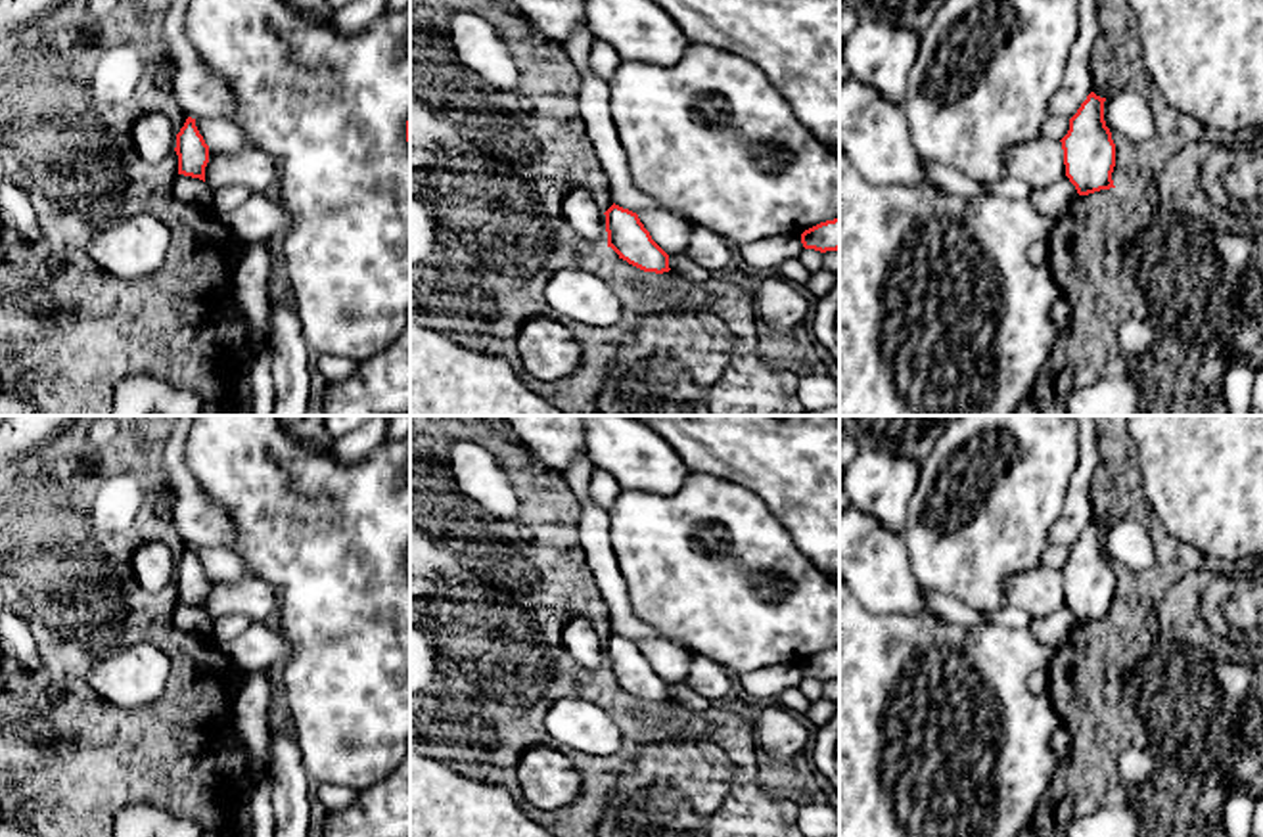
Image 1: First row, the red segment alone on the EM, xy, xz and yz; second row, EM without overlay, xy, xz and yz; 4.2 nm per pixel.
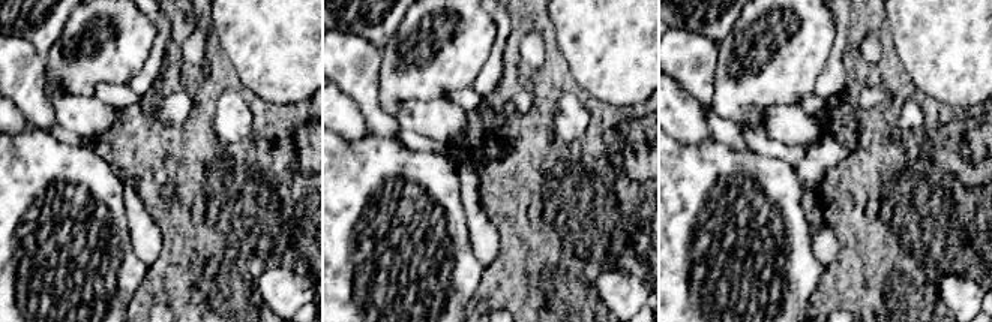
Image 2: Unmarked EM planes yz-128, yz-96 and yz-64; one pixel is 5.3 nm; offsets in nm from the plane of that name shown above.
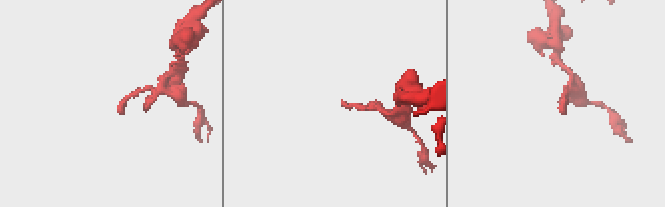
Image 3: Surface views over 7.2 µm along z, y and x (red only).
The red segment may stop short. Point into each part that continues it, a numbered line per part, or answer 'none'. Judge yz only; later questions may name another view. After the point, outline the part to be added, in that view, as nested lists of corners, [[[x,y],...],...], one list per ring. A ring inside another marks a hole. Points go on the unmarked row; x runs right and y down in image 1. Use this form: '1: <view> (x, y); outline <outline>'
none

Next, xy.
none

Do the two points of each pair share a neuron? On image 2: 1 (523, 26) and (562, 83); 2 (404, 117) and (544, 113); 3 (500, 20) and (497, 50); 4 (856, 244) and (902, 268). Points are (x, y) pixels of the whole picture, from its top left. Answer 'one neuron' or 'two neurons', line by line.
1: one neuron
2: two neurons
3: one neuron
4: one neuron

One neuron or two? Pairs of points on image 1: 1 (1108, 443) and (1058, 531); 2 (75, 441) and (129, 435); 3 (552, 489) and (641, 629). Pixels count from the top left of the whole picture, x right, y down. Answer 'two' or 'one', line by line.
1: two
2: one
3: two

